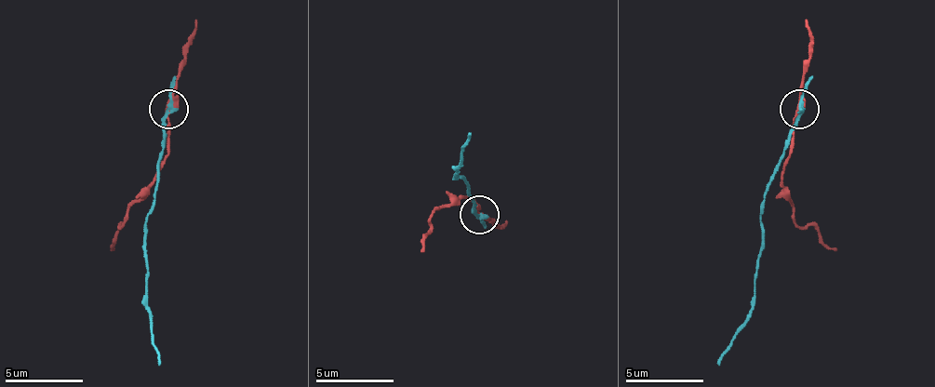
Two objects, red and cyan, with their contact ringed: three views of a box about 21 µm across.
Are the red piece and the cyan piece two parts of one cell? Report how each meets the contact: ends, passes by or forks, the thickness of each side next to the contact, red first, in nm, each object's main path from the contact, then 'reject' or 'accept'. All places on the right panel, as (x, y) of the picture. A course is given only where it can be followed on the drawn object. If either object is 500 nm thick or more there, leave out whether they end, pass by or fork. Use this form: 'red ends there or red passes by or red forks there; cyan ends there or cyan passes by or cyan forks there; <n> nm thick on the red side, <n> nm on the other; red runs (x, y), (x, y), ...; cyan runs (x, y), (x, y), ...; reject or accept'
red passes by; cyan passes by; 320 nm thick on the red side, 240 nm on the other; red runs (798, 110), (782, 195), (798, 226), (810, 226), (837, 249); cyan runs (798, 110), (759, 219), (763, 249), (755, 304), (720, 366); reject

